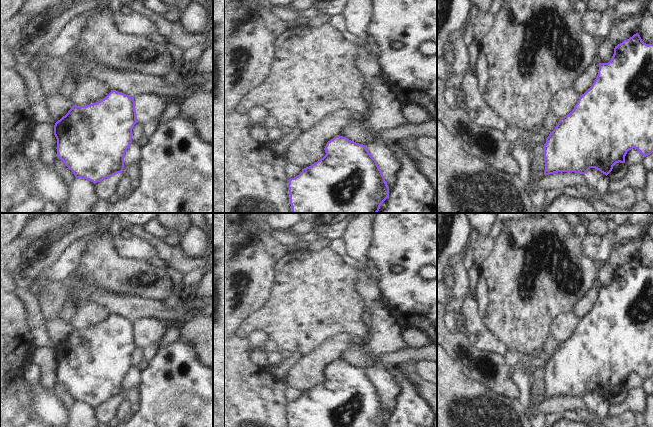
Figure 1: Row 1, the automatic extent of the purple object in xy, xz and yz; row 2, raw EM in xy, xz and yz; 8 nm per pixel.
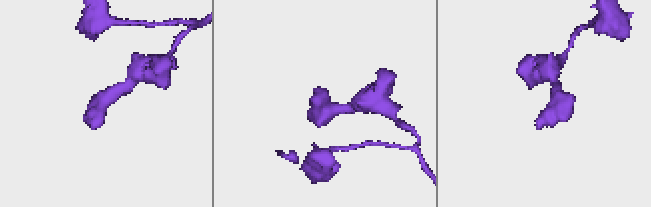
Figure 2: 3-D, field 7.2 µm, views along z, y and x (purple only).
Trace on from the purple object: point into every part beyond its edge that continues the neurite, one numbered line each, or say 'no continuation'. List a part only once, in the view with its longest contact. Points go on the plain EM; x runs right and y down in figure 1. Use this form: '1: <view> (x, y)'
no continuation

